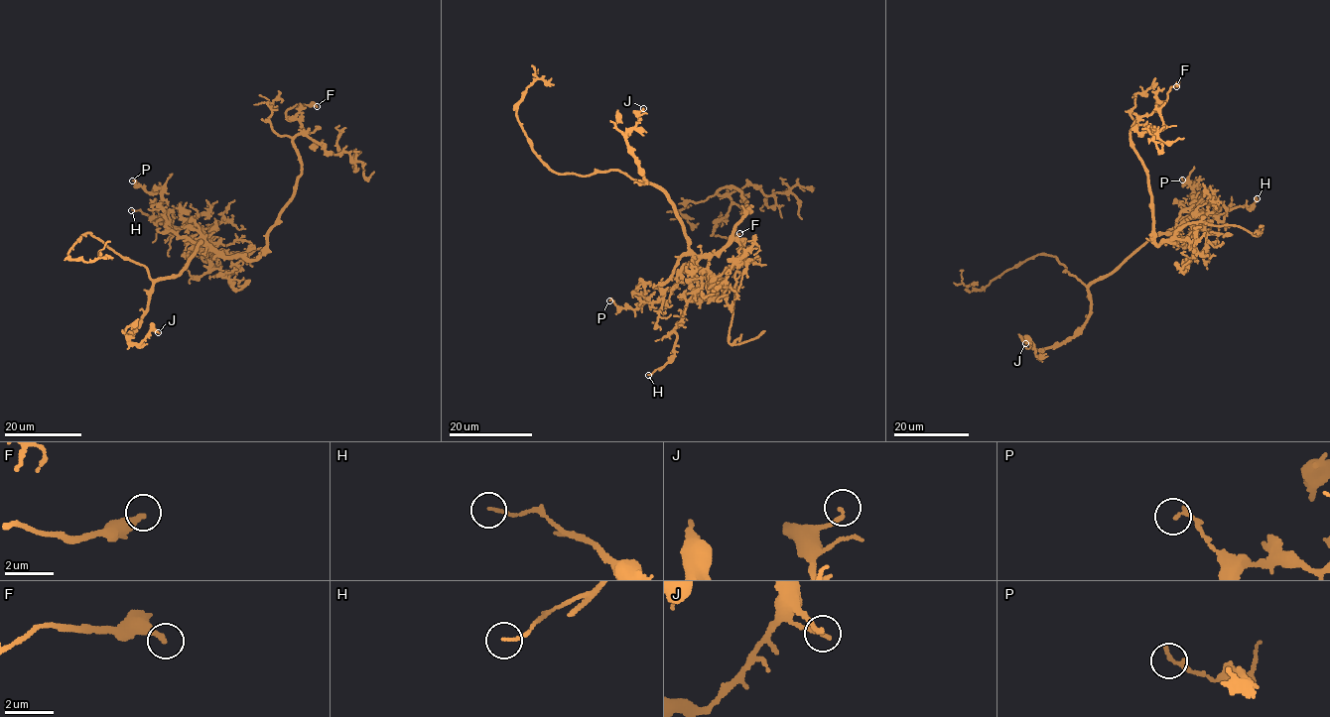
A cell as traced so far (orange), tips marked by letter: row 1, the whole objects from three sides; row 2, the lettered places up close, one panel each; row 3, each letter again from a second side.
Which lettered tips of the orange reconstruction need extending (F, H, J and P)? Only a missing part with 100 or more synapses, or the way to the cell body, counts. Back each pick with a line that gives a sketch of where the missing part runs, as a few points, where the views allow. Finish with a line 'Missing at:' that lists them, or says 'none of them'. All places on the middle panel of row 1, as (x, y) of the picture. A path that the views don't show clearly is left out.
Missing at: none of them

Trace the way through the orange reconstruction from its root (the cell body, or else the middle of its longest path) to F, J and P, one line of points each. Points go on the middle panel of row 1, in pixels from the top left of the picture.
F: (690, 247), (713, 255), (745, 214), (740, 191), (722, 188), (717, 191), (731, 205), (711, 235), (739, 233)
J: (690, 247), (666, 193), (640, 180), (647, 181), (627, 144), (628, 132), (643, 108)
P: (690, 247), (673, 275), (661, 284), (661, 298), (651, 302), (645, 299), (634, 309), (618, 307), (609, 300)

